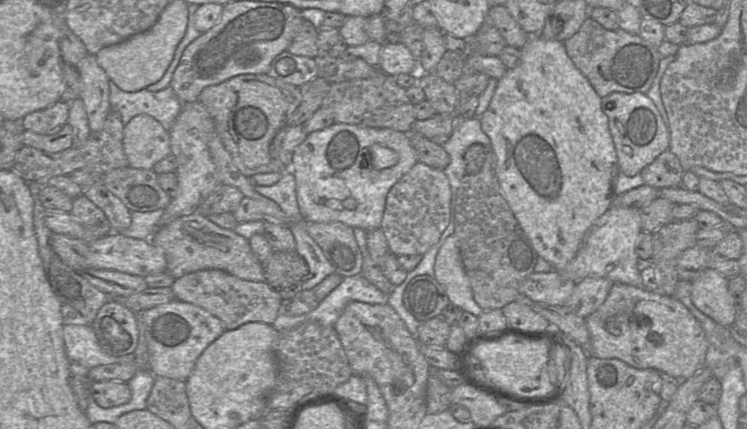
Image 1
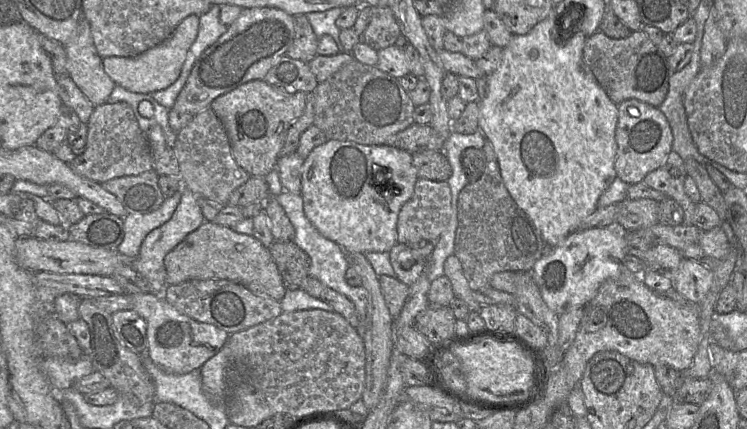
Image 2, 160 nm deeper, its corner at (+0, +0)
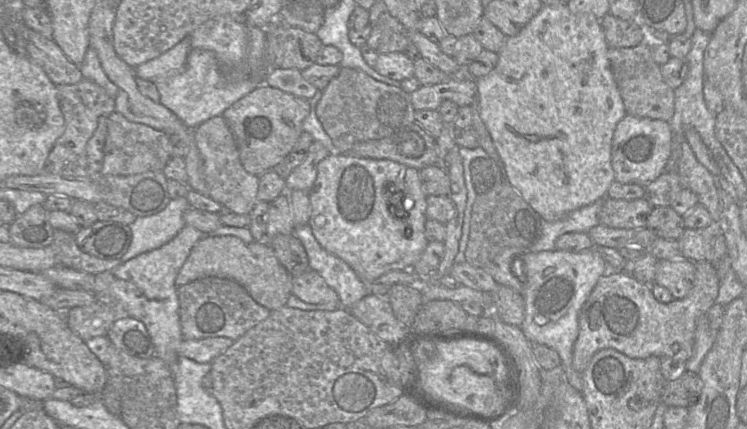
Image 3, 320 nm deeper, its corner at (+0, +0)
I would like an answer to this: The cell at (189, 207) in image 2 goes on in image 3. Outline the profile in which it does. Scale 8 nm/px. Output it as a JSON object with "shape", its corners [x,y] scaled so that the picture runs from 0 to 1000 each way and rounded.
{"shape":[[[256,524],[245,534],[214,578],[187,592],[158,622],[127,639],[124,685],[130,699],[150,709],[158,730],[189,748],[207,811],[207,830],[228,855],[238,837],[238,807],[244,795],[240,739],[240,697],[236,648],[257,578],[273,545]]]}

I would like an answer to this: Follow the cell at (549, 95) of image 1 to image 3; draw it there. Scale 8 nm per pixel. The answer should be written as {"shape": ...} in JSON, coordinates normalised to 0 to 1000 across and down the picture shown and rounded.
{"shape":[[[756,5],[747,12],[727,14],[693,79],[677,86],[673,107],[665,121],[664,154],[652,175],[637,184],[643,273],[675,385],[683,429],[724,510],[734,517],[754,510],[767,492],[813,459],[813,445],[823,422],[823,406],[818,385],[821,312],[826,287],[839,266],[813,135],[815,107],[803,47],[791,30],[767,30]]]}

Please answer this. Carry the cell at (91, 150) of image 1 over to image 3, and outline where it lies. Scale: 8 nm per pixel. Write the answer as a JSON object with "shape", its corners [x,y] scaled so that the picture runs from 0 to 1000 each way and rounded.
{"shape":[[[157,259],[143,270],[143,322],[134,408],[181,408],[217,399],[229,368],[226,315],[193,289],[175,284]]]}

